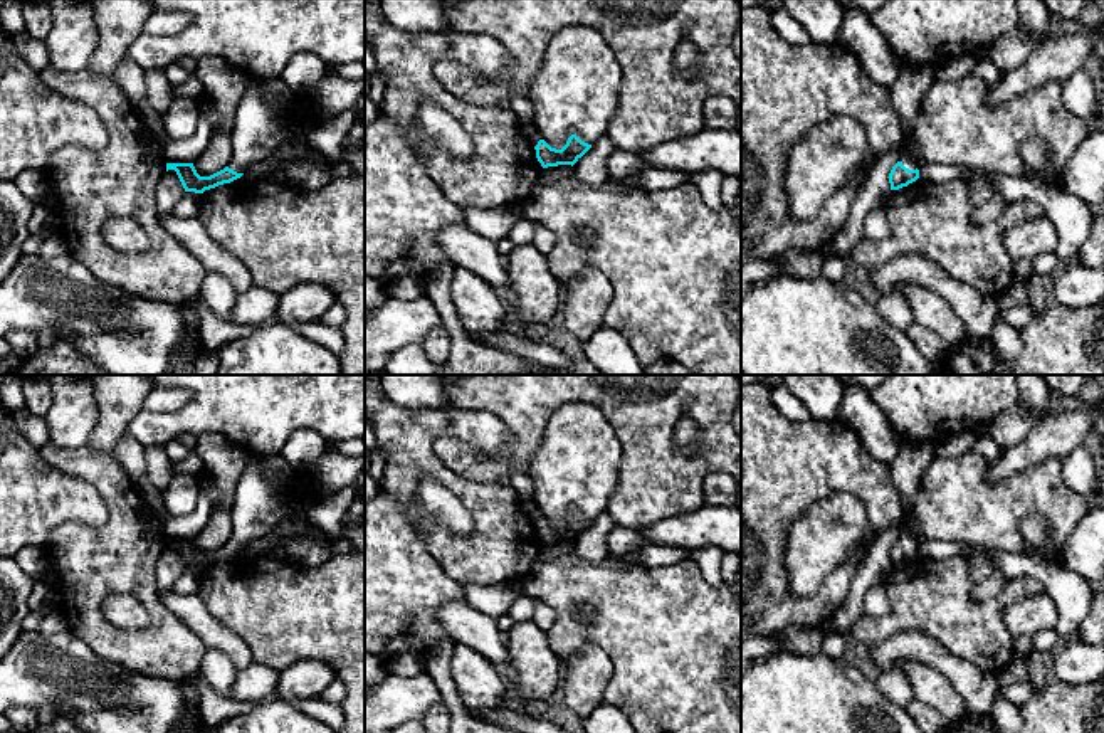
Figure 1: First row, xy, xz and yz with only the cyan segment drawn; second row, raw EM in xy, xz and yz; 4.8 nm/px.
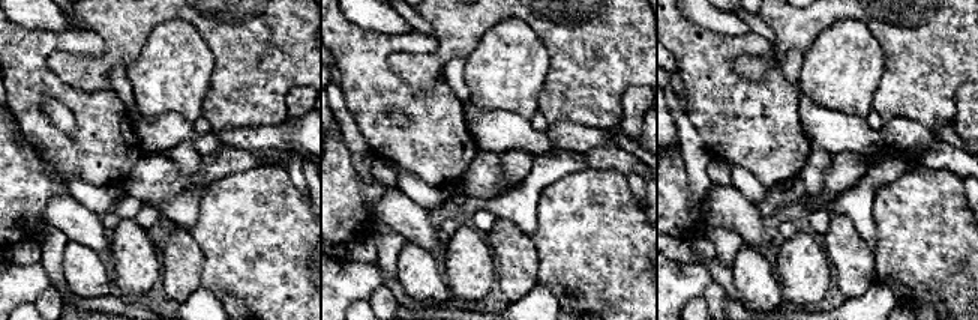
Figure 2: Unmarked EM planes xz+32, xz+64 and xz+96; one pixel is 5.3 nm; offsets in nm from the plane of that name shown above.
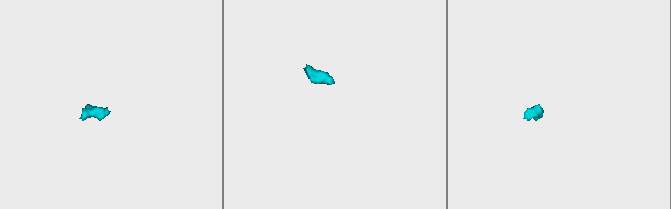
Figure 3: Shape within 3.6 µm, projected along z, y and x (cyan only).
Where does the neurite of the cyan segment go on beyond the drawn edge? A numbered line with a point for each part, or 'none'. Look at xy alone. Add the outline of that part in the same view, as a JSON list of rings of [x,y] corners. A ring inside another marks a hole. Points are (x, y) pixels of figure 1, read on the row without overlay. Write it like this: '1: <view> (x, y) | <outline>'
1: xy (257, 506) | [[[247,452],[247,467],[237,483],[230,504],[232,535],[229,545],[249,550],[249,545],[267,536],[282,518],[302,513],[302,503],[289,501],[279,486],[265,481],[259,452]]]

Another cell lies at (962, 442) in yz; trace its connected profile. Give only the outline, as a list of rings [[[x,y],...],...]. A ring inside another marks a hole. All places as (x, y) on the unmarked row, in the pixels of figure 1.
[[[968,429],[956,435],[951,435],[944,442],[936,446],[936,457],[956,457],[968,452],[985,434],[983,429]]]

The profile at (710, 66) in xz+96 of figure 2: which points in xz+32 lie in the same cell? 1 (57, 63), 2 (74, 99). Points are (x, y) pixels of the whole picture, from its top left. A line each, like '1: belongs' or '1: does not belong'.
1: does not belong
2: belongs

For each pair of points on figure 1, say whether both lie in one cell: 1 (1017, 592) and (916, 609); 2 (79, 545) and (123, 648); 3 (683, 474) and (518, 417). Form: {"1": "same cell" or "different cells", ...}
{"1": "same cell", "2": "same cell", "3": "same cell"}

